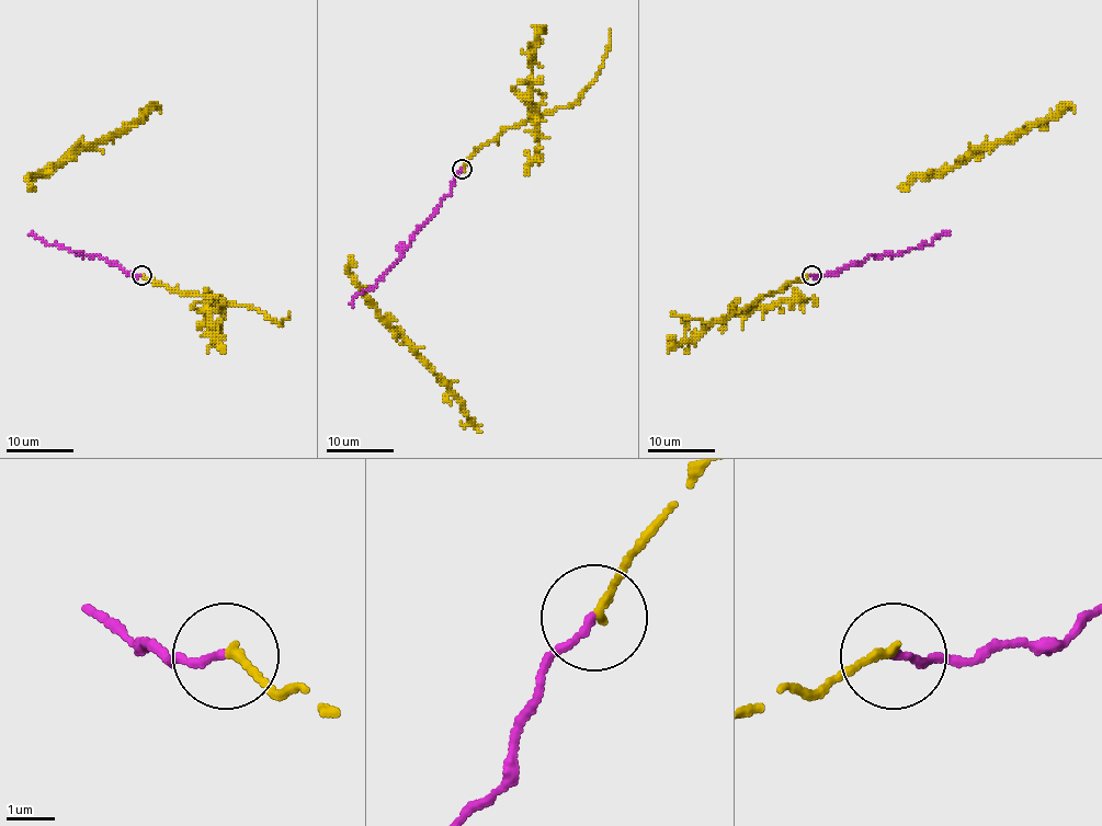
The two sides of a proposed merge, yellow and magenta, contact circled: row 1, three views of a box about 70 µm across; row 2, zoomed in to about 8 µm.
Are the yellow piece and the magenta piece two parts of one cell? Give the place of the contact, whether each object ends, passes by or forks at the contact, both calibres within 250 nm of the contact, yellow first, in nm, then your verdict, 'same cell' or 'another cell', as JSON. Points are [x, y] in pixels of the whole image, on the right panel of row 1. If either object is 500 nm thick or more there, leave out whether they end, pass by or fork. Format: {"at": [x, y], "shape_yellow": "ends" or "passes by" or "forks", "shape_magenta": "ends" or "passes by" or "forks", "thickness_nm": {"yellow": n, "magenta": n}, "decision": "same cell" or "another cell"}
{"at": [811, 275], "shape_yellow": "ends", "shape_magenta": "ends", "thickness_nm": {"yellow": 170, "magenta": 160}, "decision": "same cell"}

